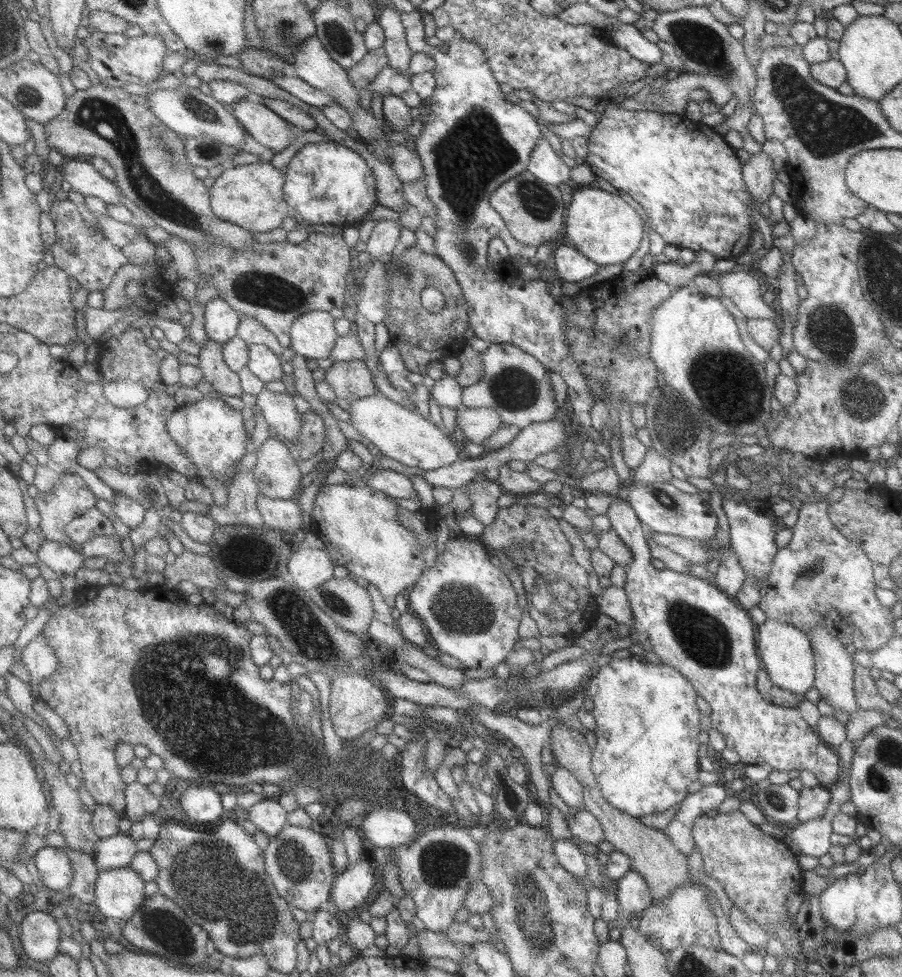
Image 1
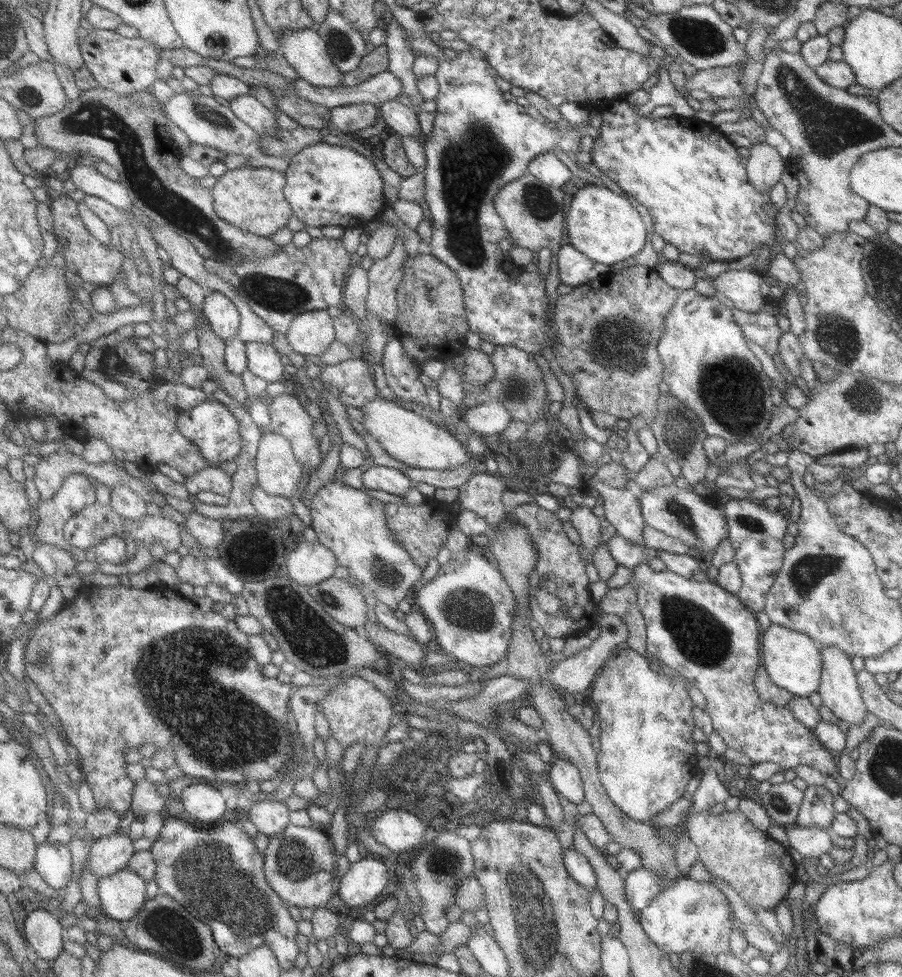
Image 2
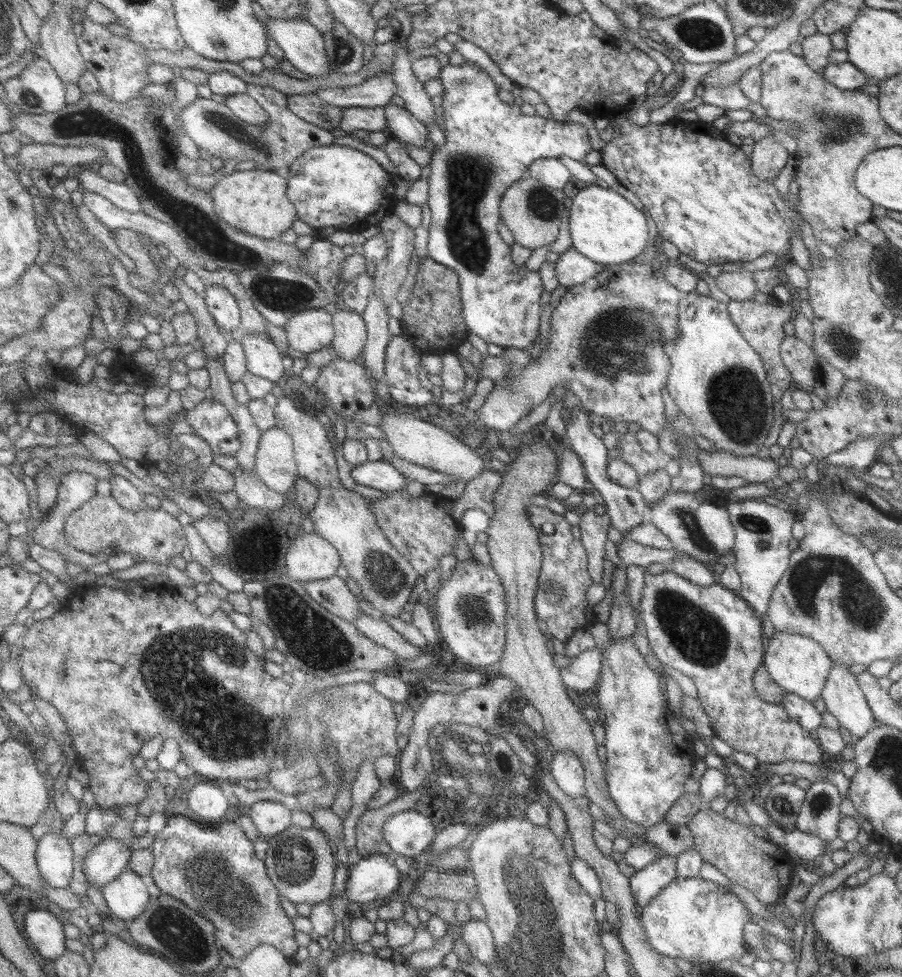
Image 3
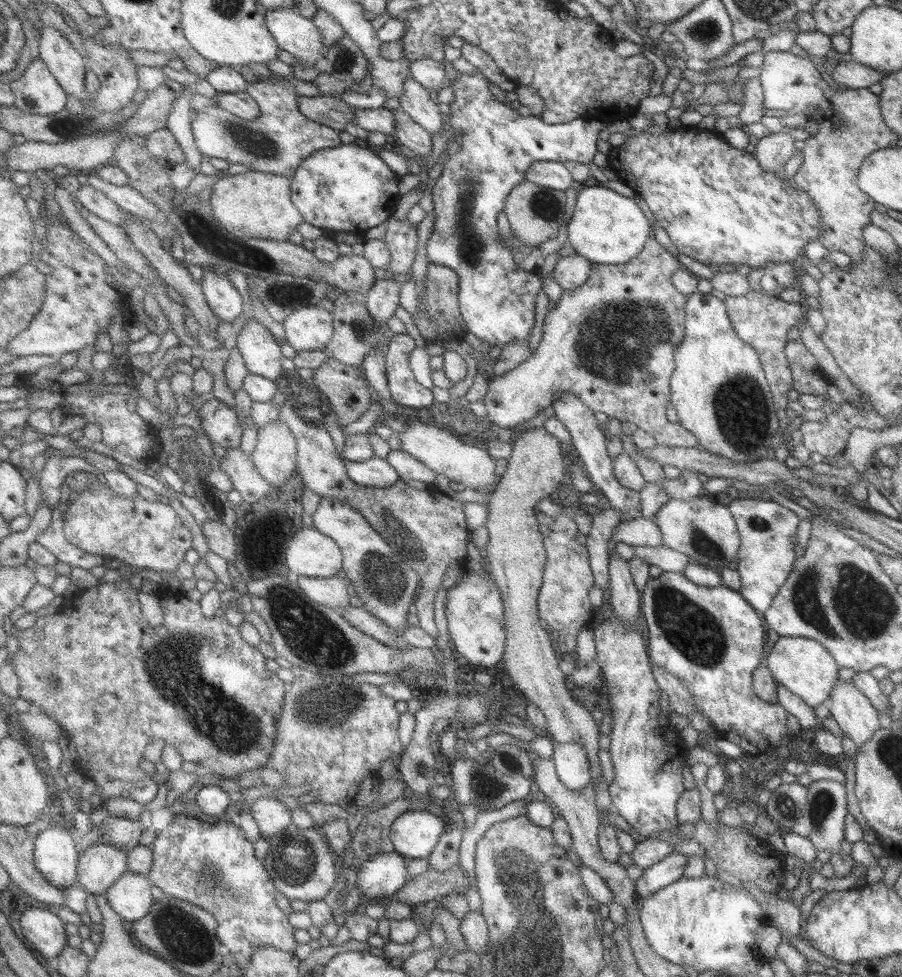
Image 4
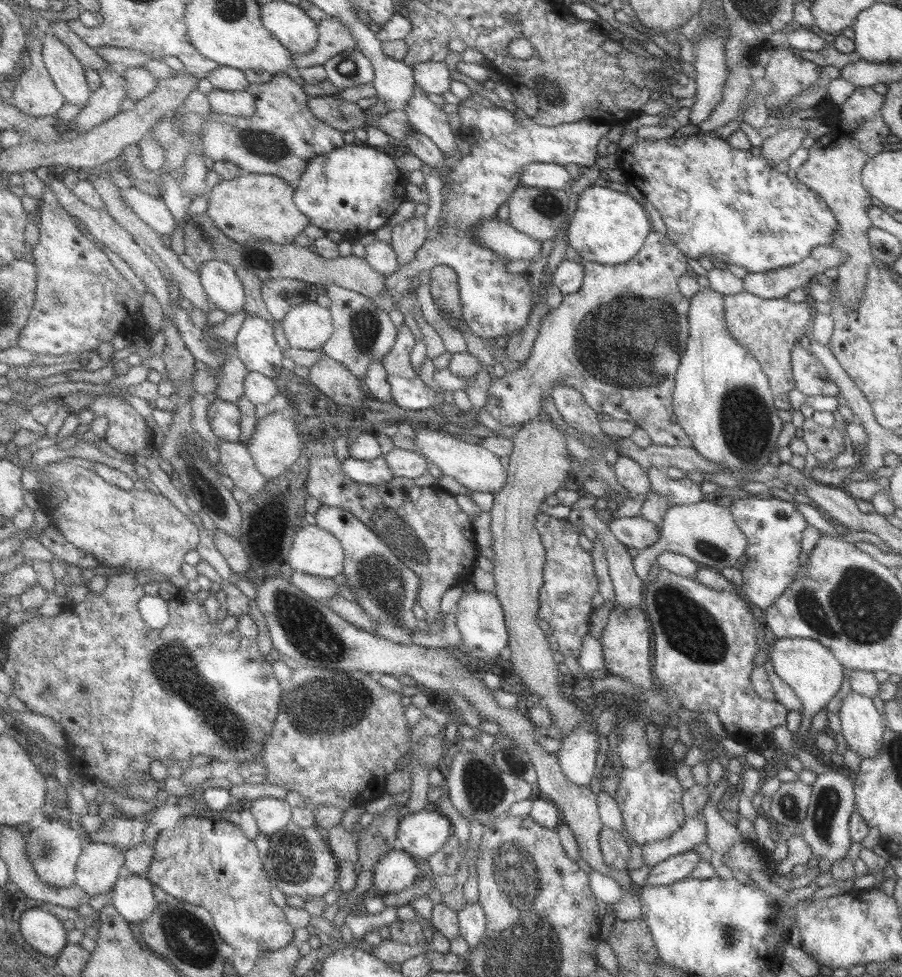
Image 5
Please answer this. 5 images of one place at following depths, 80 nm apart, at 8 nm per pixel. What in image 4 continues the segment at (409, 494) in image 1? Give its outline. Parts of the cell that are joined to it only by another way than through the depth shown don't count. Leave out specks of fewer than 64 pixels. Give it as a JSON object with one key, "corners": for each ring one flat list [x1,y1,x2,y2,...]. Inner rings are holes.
{"corners":[[373,457,365,462,346,461,353,482,366,487,392,487,402,476,385,457]]}

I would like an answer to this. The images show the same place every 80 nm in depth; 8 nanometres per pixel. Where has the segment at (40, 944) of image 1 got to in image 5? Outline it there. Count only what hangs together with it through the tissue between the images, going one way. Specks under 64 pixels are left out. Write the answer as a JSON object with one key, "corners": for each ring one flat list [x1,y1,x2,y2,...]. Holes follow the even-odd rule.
{"corners":[[41,907,22,914,20,932,28,944,47,957,52,958,69,945,68,932,60,917]]}

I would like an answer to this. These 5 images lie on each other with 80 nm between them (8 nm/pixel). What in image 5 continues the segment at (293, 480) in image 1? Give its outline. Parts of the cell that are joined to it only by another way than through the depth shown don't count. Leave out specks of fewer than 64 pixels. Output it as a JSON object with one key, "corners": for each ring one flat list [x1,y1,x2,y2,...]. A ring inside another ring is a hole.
{"corners":[[287,406,286,409,273,411,269,416,258,419,255,434,253,434,249,452,255,461,256,467,268,477,268,480,276,479,287,472,297,459,303,454,301,432,296,421,296,412]]}

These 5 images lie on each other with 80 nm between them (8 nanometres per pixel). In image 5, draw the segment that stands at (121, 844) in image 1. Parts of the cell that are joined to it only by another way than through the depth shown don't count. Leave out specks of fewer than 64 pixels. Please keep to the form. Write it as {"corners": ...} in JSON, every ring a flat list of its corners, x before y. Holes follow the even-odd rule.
{"corners":[[102,842,86,843,77,865,76,885,93,896,105,894,126,872,125,864,124,849]]}

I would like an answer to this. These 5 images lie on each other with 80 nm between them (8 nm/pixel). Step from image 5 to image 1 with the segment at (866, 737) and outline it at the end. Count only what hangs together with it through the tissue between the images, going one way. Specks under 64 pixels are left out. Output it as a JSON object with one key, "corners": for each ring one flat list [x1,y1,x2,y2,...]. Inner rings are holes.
{"corners":[[815,627,815,629,809,629,805,631,805,636,811,644,811,652,813,652,813,666,815,675,813,676,813,688,819,693,820,699,827,703,833,711,841,711,849,717,853,711,856,710,855,698,853,698,853,666,852,658,845,650,845,647,841,645,841,642,837,641,837,638,833,637,829,630,821,627]]}

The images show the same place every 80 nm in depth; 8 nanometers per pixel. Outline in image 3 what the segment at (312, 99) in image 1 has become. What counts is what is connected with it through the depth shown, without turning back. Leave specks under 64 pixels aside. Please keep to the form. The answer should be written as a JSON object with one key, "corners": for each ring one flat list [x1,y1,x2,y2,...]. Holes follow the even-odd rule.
{"corners":[[393,75,375,76,351,88,326,88,314,92,320,99,339,108,385,108,396,94]]}

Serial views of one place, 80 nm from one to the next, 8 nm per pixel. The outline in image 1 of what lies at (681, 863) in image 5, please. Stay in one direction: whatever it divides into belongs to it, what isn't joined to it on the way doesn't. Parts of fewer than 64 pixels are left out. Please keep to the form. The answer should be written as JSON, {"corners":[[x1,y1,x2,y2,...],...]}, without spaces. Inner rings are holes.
{"corners":[[629,869,616,886,618,921,634,922,637,915,653,903,650,888,638,872]]}

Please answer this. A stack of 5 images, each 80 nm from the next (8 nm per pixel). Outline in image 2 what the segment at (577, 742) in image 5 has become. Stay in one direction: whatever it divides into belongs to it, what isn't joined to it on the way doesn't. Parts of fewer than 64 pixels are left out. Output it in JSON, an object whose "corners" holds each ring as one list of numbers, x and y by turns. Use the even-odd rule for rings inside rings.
{"corners":[[554,757,550,762,551,770,548,774,548,782,556,792,567,802,579,804,583,801,582,784,577,768,569,761]]}

